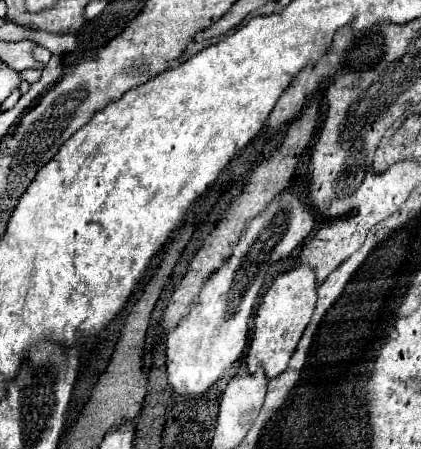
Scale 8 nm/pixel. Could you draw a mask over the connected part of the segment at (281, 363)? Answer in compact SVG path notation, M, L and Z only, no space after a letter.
M308 266L292 268L286 274L274 278L272 286L264 294L264 300L262 300L256 320L254 320L252 346L246 354L248 372L256 372L262 366L266 372L266 378L274 380L276 376L280 376L286 370L288 360L316 306L316 280L314 278L316 276L314 276L312 268L308 268Z

